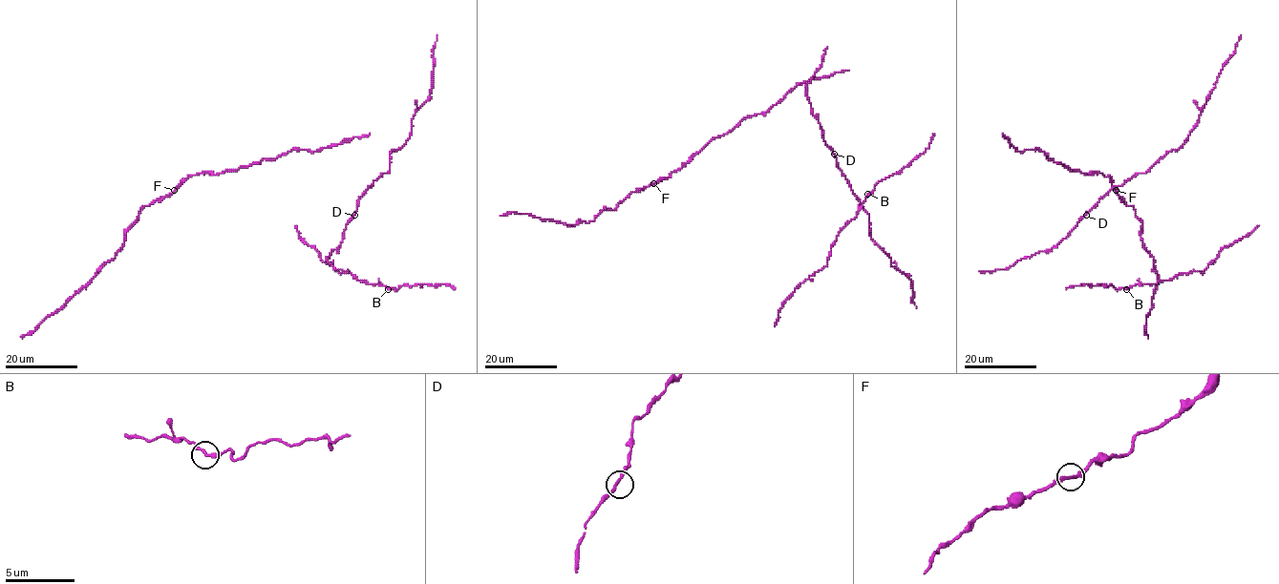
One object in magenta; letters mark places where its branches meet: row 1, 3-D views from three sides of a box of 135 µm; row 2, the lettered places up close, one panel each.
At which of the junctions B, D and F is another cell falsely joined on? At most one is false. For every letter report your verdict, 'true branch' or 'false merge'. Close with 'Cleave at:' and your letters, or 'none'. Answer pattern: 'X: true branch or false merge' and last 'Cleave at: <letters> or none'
B: true branch
D: true branch
F: false merge
Cleave at: F

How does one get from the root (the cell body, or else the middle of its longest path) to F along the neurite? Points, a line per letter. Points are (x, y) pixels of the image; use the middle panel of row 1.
F: (776, 104), (765, 113), (745, 116), (731, 131), (713, 138), (668, 177), (654, 183)

